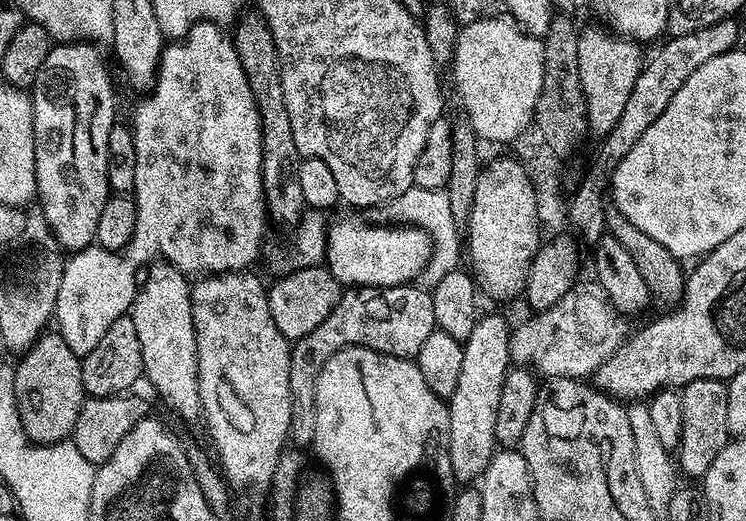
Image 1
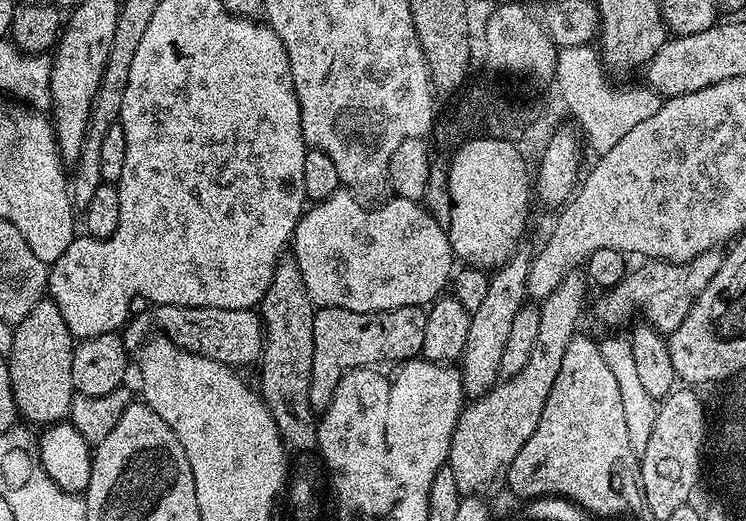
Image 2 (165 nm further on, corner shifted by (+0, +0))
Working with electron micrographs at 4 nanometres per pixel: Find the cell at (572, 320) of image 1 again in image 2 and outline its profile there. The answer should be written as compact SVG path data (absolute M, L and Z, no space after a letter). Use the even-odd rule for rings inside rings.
M711 248L709 252L698 254L698 258L690 258L686 262L670 262L669 260L645 259L641 268L627 273L620 283L603 293L604 297L596 304L596 316L608 330L620 330L620 327L631 325L639 312L644 312L643 319L659 332L669 333L682 326L682 318L690 314L690 306L710 286L710 278L718 274L718 266L722 266L724 252L720 248Z

